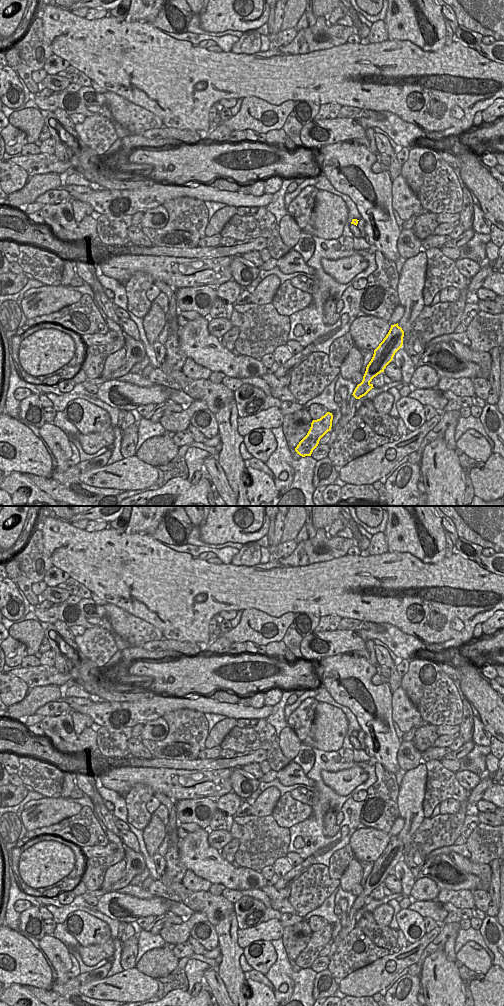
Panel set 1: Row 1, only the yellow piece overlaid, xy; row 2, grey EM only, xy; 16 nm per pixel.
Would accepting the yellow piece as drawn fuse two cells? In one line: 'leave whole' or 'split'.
split

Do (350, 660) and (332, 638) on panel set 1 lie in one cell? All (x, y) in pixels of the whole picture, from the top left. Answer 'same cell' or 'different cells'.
different cells

